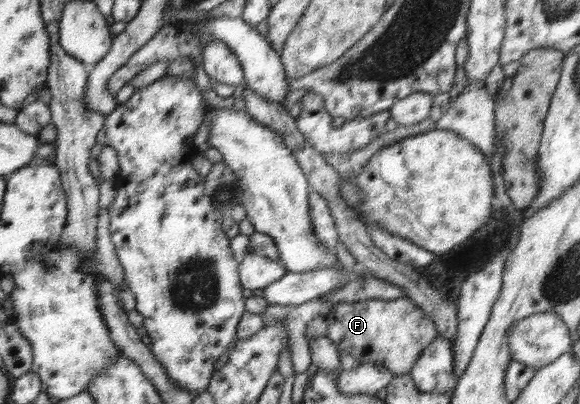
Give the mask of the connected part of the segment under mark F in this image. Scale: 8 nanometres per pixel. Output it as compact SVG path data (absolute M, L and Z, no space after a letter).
M406 296L397 299L375 298L355 302L352 305L338 304L327 314L326 321L329 325L325 335L333 341L339 351L343 350L351 354L360 364L371 363L385 367L397 377L409 374L424 348L439 336L432 316L421 310L416 302Z

